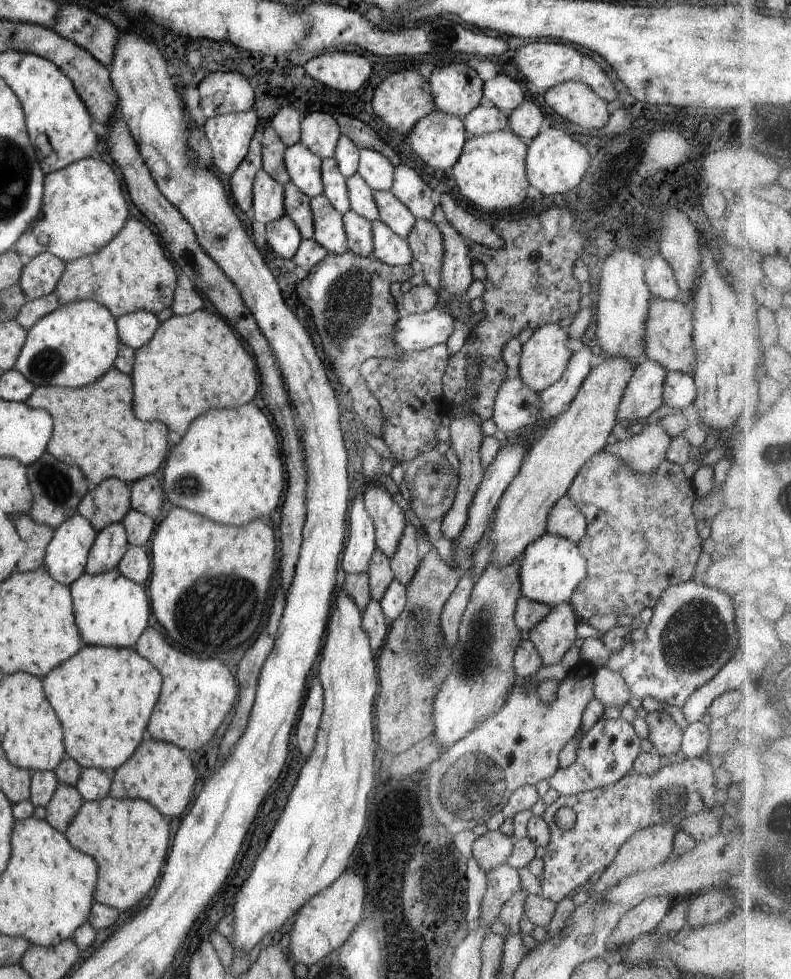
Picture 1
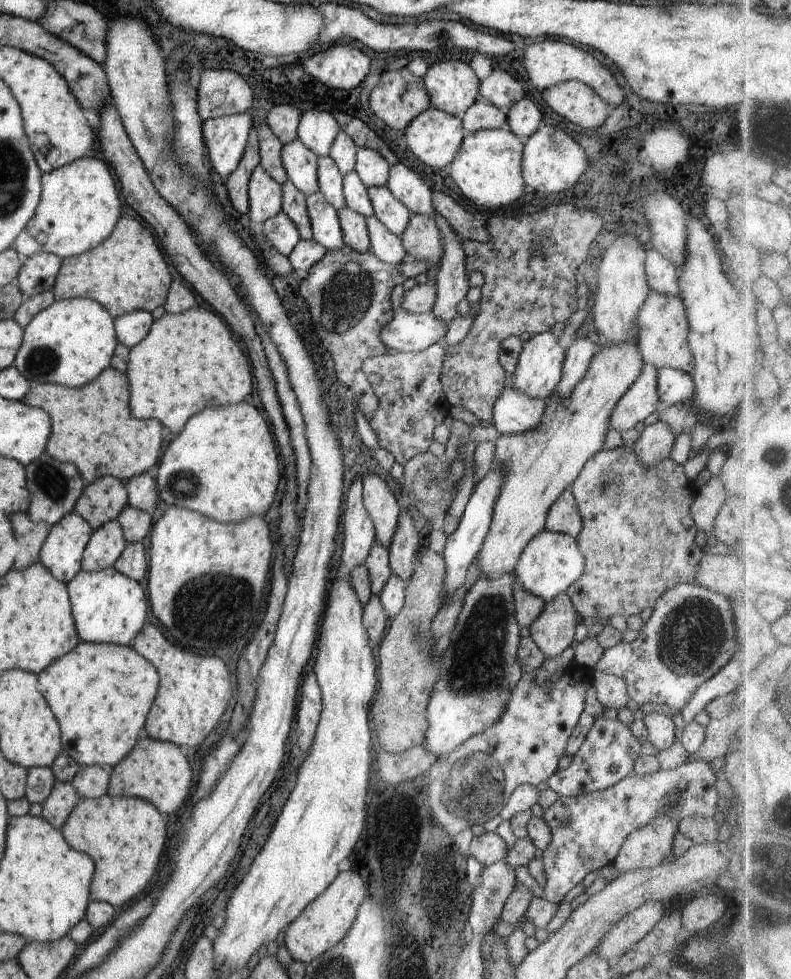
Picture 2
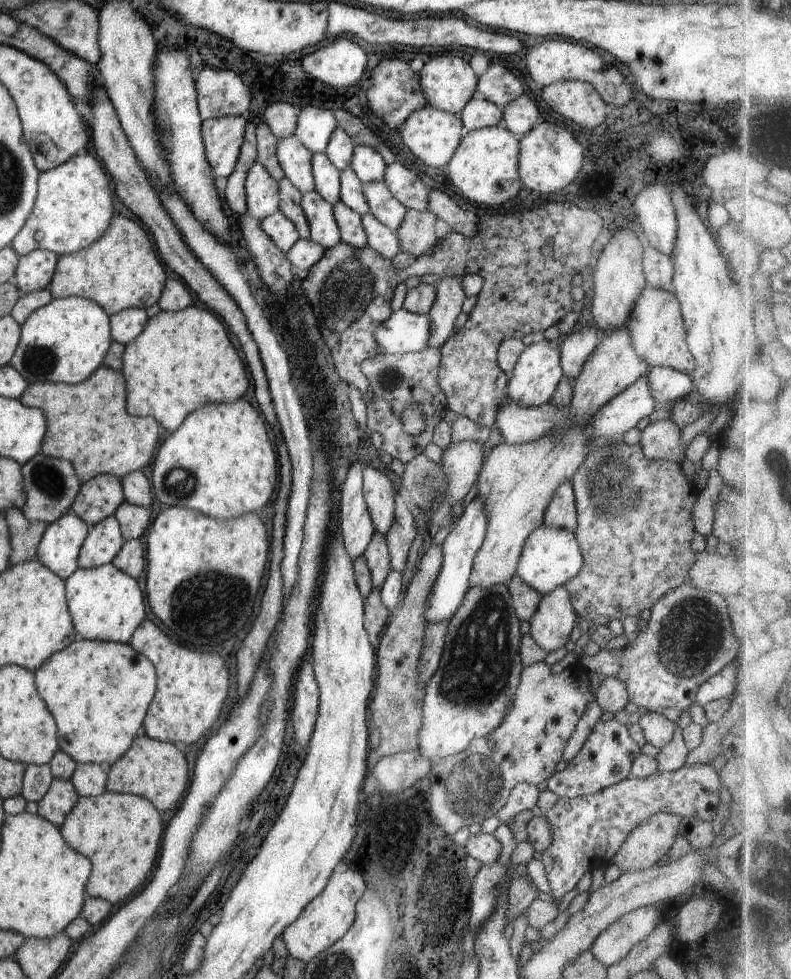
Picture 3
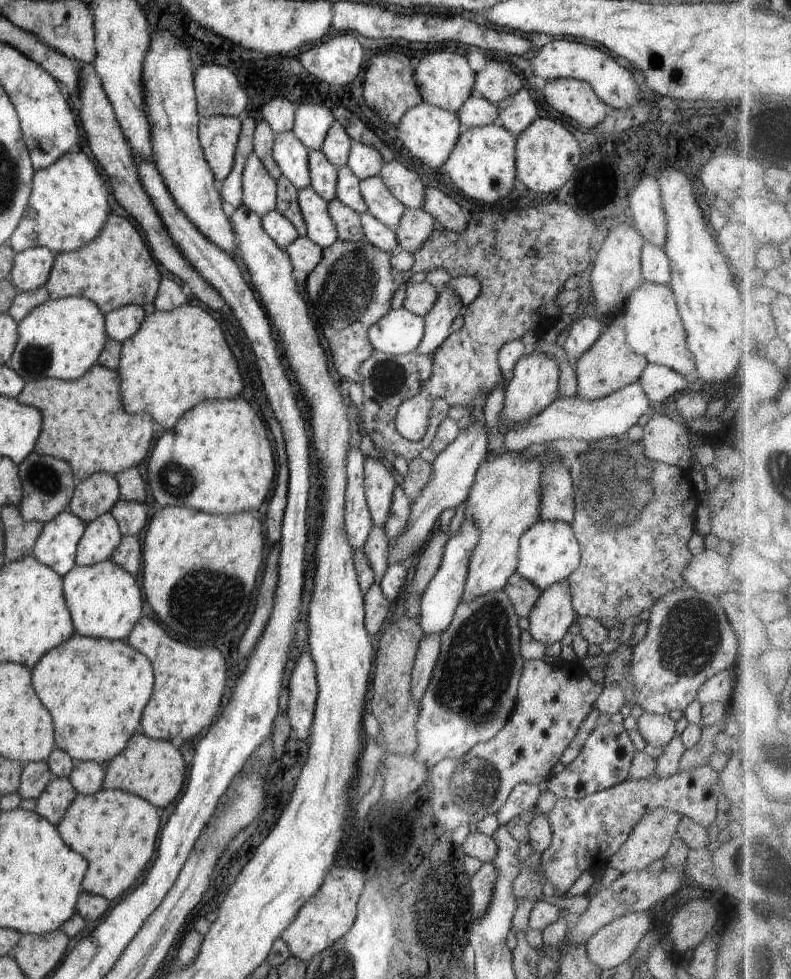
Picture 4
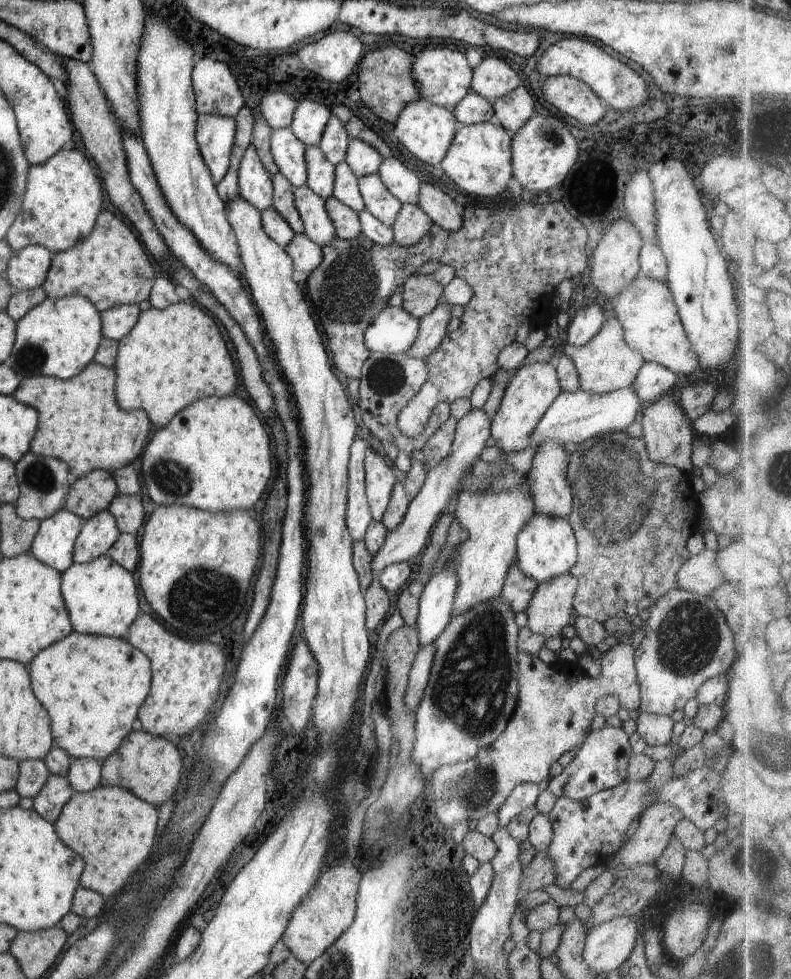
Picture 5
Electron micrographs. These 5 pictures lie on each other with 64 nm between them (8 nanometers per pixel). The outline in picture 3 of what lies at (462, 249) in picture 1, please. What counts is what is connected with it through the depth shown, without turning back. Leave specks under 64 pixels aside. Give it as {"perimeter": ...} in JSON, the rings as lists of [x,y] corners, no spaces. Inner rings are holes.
{"perimeter":[[[443,276],[442,282],[437,286],[436,300],[427,314],[431,324],[427,347],[437,349],[452,334],[454,322],[456,322],[456,318],[461,312],[462,304],[464,304],[464,300],[467,297],[459,281],[460,277]]]}

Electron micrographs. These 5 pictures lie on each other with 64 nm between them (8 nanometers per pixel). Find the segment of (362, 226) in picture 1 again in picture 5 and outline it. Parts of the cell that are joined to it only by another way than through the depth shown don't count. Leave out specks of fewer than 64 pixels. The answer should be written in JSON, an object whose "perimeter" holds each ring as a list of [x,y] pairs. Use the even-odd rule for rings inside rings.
{"perimeter":[[[333,196],[325,199],[325,207],[328,211],[328,216],[333,222],[335,234],[338,238],[352,240],[358,235],[362,235],[358,212],[348,208]]]}

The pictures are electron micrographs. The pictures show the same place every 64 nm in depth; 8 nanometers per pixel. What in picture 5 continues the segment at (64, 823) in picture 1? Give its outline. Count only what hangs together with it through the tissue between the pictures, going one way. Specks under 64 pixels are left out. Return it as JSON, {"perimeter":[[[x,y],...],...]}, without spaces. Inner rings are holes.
{"perimeter":[[[51,773],[37,795],[33,796],[33,809],[44,820],[53,824],[73,792],[74,790],[65,776]]]}

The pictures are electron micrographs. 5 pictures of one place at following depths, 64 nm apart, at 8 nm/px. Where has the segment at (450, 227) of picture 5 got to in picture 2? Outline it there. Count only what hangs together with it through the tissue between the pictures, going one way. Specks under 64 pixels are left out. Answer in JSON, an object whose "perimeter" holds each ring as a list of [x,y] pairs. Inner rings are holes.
{"perimeter":[[[433,191],[433,210],[435,214],[446,218],[460,240],[487,241],[489,239],[484,218],[480,218],[480,214],[467,212],[445,193]]]}

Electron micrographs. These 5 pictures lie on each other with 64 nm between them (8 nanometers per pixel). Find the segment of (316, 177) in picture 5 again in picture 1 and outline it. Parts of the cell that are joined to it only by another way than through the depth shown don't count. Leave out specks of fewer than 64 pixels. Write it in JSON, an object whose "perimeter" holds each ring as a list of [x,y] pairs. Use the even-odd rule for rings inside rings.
{"perimeter":[[[332,158],[321,162],[323,194],[330,204],[341,214],[351,210],[346,179],[338,170],[337,162]]]}

